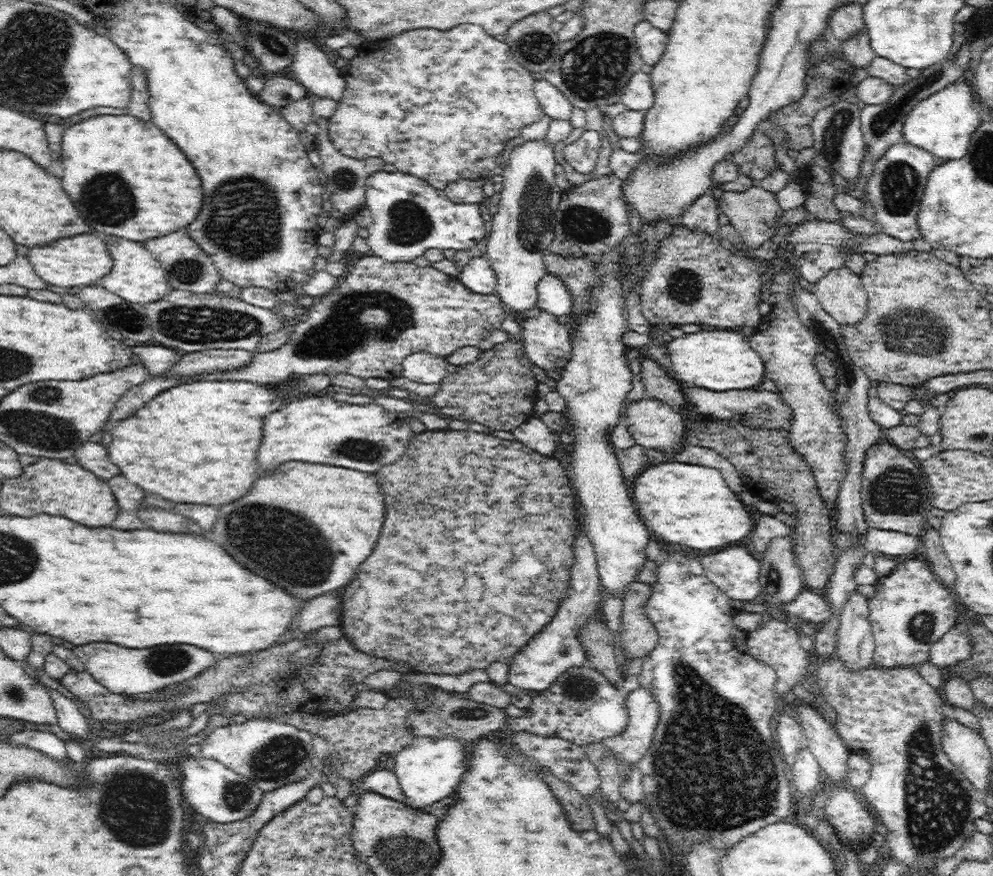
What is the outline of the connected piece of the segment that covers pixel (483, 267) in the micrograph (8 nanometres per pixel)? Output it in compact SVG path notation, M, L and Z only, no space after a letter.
M486 256L472 258L459 270L459 281L468 290L478 294L496 293L495 270L490 266Z

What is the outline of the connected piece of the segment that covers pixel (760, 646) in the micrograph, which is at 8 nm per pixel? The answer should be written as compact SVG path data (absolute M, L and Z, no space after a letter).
M772 619L766 625L747 633L748 653L759 662L764 662L776 670L776 693L778 696L788 695L794 686L798 685L808 674L810 652L805 652L800 646L799 630L788 626L784 621Z

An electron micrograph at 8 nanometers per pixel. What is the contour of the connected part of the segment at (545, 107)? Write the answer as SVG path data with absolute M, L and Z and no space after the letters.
M545 79L535 81L533 90L544 115L551 120L569 120L572 104Z

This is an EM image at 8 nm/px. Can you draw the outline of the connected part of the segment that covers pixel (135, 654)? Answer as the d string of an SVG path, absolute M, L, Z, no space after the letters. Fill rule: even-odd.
M90 642L84 646L74 646L72 651L84 663L85 670L102 686L116 694L127 694L130 697L147 696L164 687L184 683L203 673L217 661L214 654L186 644L168 644L168 646L152 646L146 650L140 648L132 650L116 646L112 642ZM154 672L158 672L158 676L154 676Z

